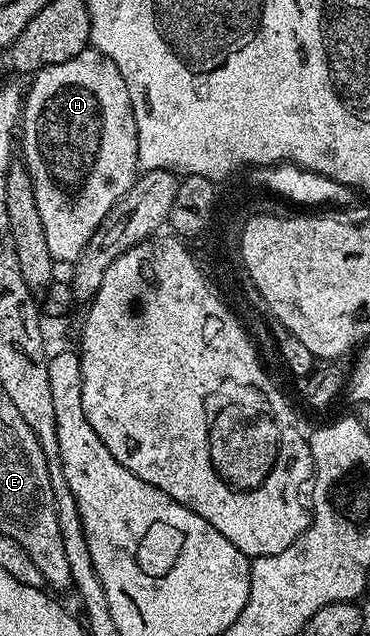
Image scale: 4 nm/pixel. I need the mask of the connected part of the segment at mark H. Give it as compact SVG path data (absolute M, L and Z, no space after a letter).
M88 48L82 54L73 56L73 60L65 60L65 64L53 64L52 66L46 66L43 70L35 71L30 82L31 87L29 85L26 87L23 100L21 154L23 150L24 156L22 155L22 157L30 169L31 179L35 182L37 212L41 212L41 224L45 224L45 241L49 244L49 252L56 263L74 264L81 256L85 246L89 244L93 232L97 232L101 220L105 220L109 208L113 208L113 204L117 204L117 200L121 196L125 196L127 189L133 185L137 177L137 171L140 169L139 157L137 156L137 124L133 116L131 97L125 88L125 80L121 80L121 72L117 68L117 64L113 64L113 60L109 60L94 48Z

